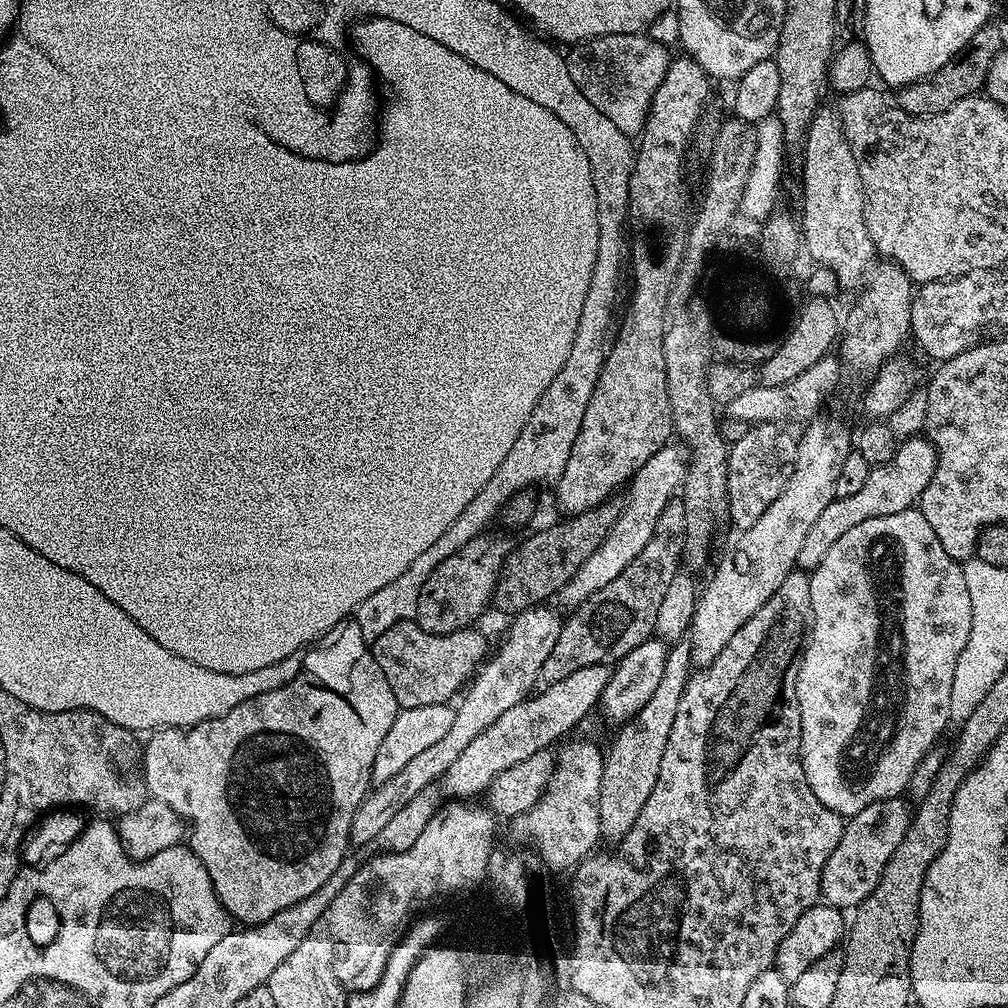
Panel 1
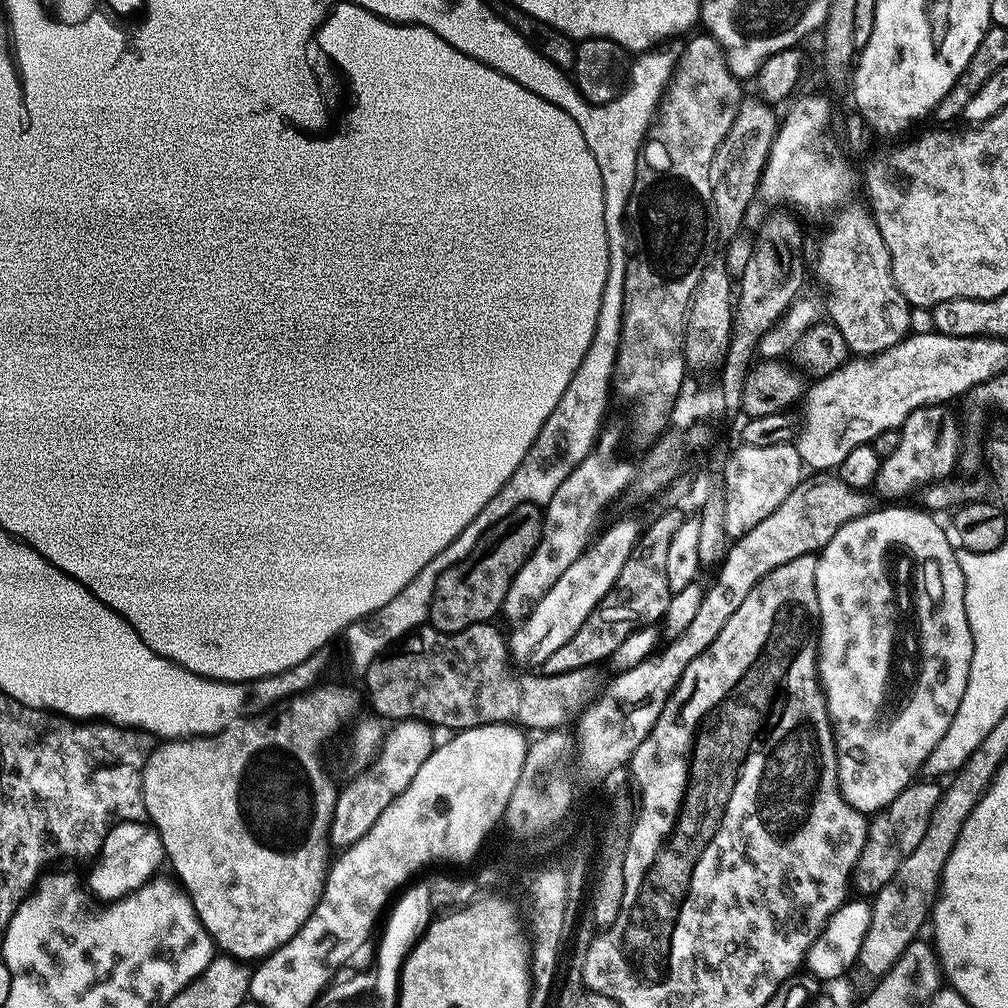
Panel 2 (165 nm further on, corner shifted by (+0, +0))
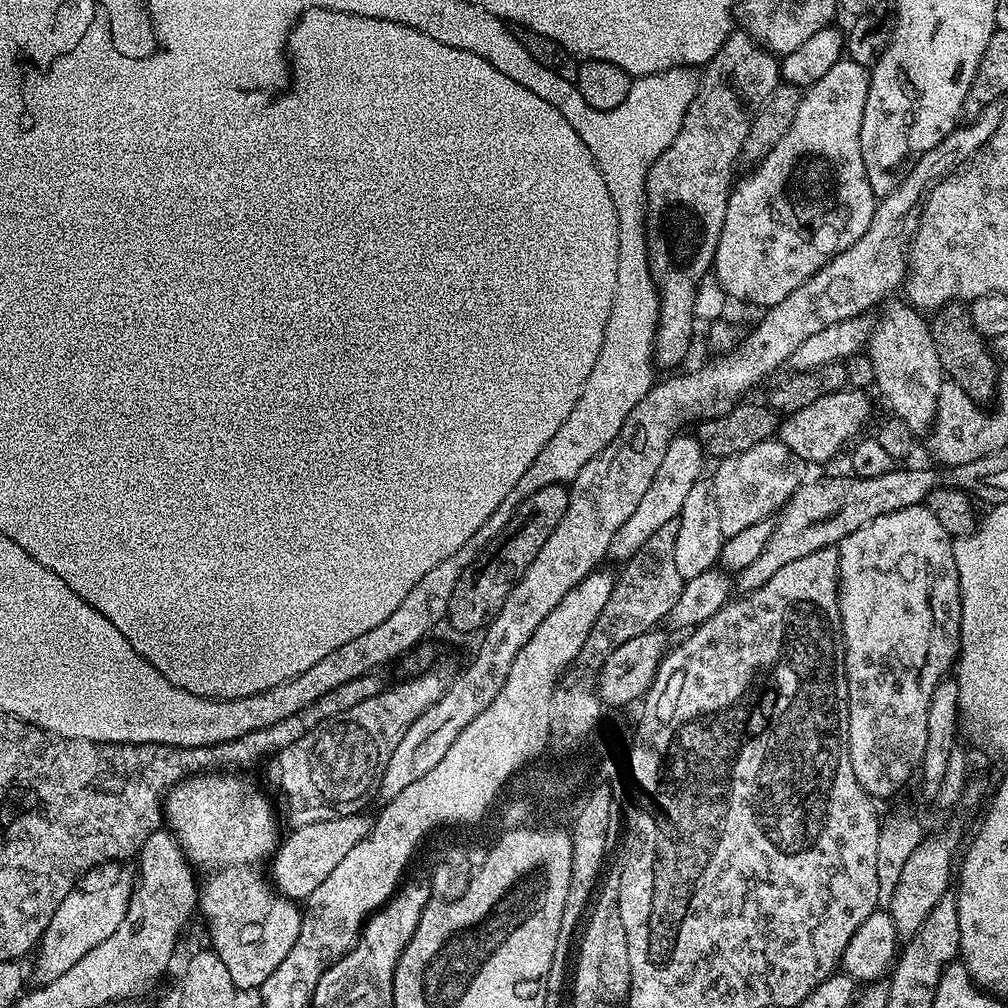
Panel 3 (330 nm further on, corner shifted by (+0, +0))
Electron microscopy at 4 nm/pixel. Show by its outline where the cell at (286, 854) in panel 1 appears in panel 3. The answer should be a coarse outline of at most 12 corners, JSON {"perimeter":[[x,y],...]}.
{"perimeter":[[236,774],[173,783],[162,816],[241,993],[298,938],[270,883],[271,802]]}

